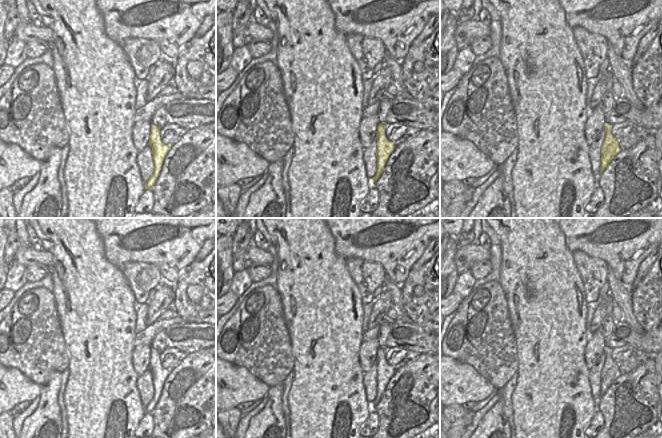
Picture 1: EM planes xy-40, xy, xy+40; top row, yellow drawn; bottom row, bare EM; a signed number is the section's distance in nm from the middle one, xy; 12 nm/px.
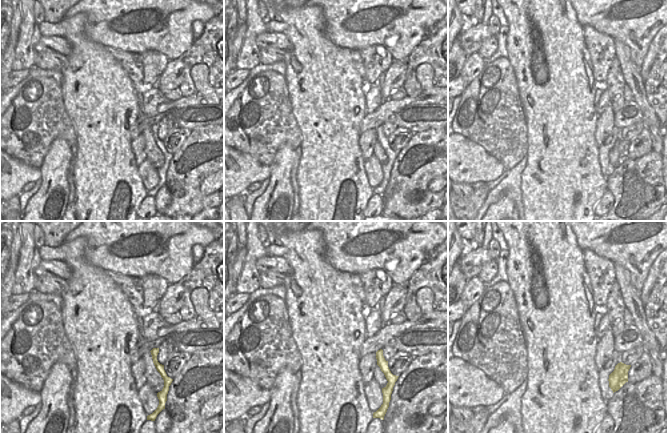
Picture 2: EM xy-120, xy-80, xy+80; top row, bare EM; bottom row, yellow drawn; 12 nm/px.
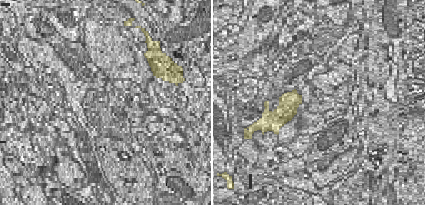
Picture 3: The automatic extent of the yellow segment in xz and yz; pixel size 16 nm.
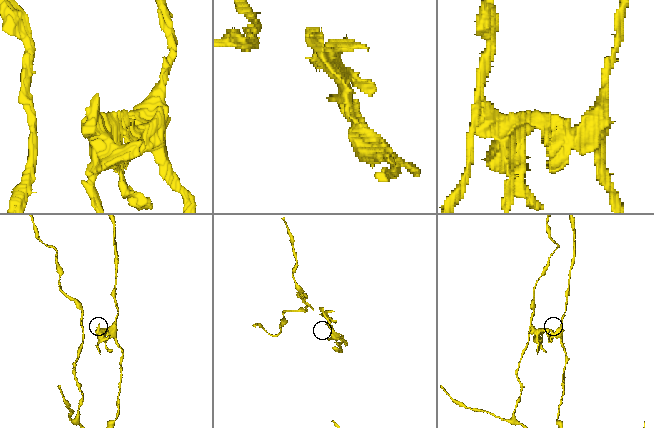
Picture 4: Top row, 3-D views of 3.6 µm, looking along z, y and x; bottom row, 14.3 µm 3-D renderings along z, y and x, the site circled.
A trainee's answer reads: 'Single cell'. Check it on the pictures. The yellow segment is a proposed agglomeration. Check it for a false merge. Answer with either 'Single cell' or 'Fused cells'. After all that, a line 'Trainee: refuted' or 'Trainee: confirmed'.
Fused cells
Trainee: refuted

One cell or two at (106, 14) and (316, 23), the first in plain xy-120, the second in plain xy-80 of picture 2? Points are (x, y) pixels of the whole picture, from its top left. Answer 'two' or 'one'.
two

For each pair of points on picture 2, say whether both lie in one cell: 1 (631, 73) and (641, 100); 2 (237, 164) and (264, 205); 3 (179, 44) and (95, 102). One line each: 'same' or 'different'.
1: same
2: different
3: different

